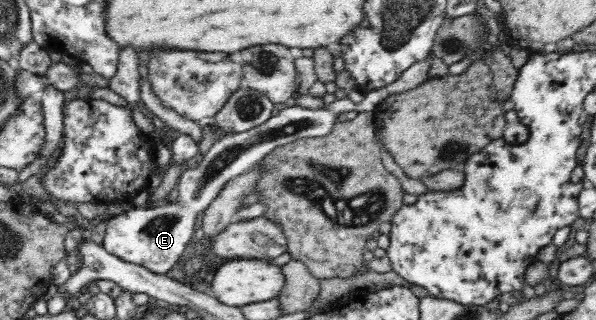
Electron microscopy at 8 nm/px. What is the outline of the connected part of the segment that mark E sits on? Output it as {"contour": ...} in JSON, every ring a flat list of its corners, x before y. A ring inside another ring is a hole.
{"contour":[[430,54,426,60,412,64,403,75,393,83,369,92,360,104,354,104,347,98,336,99,334,102,318,110,310,110,298,105,285,107,278,115,271,116,265,123,259,124,250,130,236,133,226,133,226,136,214,142,197,168,186,170,177,186,176,202,166,206,133,207,120,216,112,217,106,225,106,233,102,246,108,253,112,253,126,262,145,266,146,269,157,274,164,274,180,261,195,241,194,232,198,228,200,216,216,200,218,193,230,182,232,178,258,165,264,157,271,154,276,148,290,144,304,138,322,138,328,136,333,124,337,123,340,114,350,110,368,112,376,110,385,98,410,89,430,80,428,71,434,56]]}

